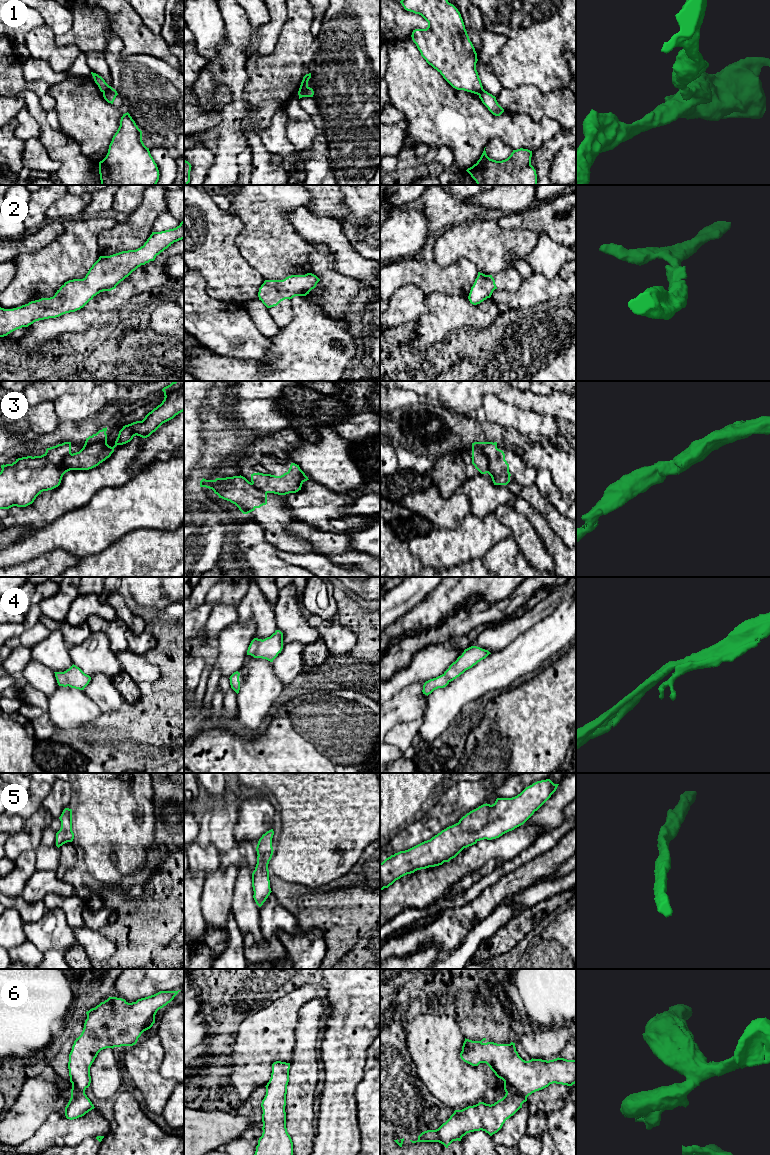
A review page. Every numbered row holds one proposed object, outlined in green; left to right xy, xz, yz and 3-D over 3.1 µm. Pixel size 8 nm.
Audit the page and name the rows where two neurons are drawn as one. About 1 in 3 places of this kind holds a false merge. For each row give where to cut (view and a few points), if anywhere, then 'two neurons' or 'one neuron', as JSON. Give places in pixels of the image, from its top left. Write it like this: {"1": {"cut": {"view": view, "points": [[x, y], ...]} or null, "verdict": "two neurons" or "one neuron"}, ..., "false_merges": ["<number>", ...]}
{"1": {"cut": {"view": "xy", "points": [[111, 87], [103, 92]]}, "verdict": "two neurons"}, "2": {"cut": null, "verdict": "one neuron"}, "3": {"cut": {"view": "yz", "points": [[480, 442], [481, 449], [487, 458], [487, 472]]}, "verdict": "two neurons"}, "4": {"cut": null, "verdict": "one neuron"}, "5": {"cut": null, "verdict": "one neuron"}, "6": {"cut": null, "verdict": "one neuron"}, "false_merges": ["1", "3"]}

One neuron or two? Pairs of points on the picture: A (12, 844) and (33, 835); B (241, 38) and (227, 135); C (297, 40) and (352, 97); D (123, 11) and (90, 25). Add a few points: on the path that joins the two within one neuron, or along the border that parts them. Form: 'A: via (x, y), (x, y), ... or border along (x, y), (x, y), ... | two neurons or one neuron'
A: via (17, 843), (28, 840) | one neuron
B: via (236, 62), (235, 111) | one neuron
C: border along (315, 39), (315, 53), (311, 73) | two neurons
D: border along (102, 10), (108, 19), (111, 31) | two neurons

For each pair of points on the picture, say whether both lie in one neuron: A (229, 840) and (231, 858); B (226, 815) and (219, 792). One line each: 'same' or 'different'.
A: different
B: different

